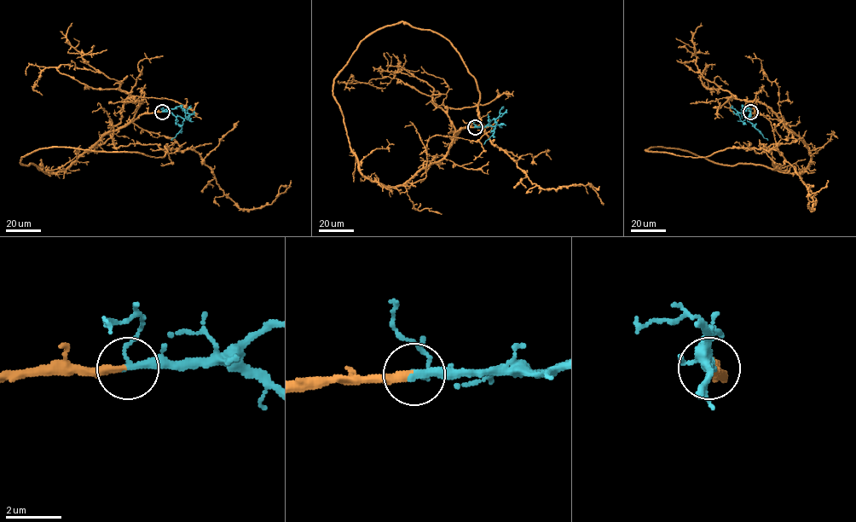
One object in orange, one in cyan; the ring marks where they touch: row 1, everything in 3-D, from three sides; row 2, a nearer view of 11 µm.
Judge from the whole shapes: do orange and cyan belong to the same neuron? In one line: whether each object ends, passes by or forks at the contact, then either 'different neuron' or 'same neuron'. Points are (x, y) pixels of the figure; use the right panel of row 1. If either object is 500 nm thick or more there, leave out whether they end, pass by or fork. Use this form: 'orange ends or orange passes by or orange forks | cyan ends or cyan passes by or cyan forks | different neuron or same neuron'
orange ends | cyan passes by | same neuron

